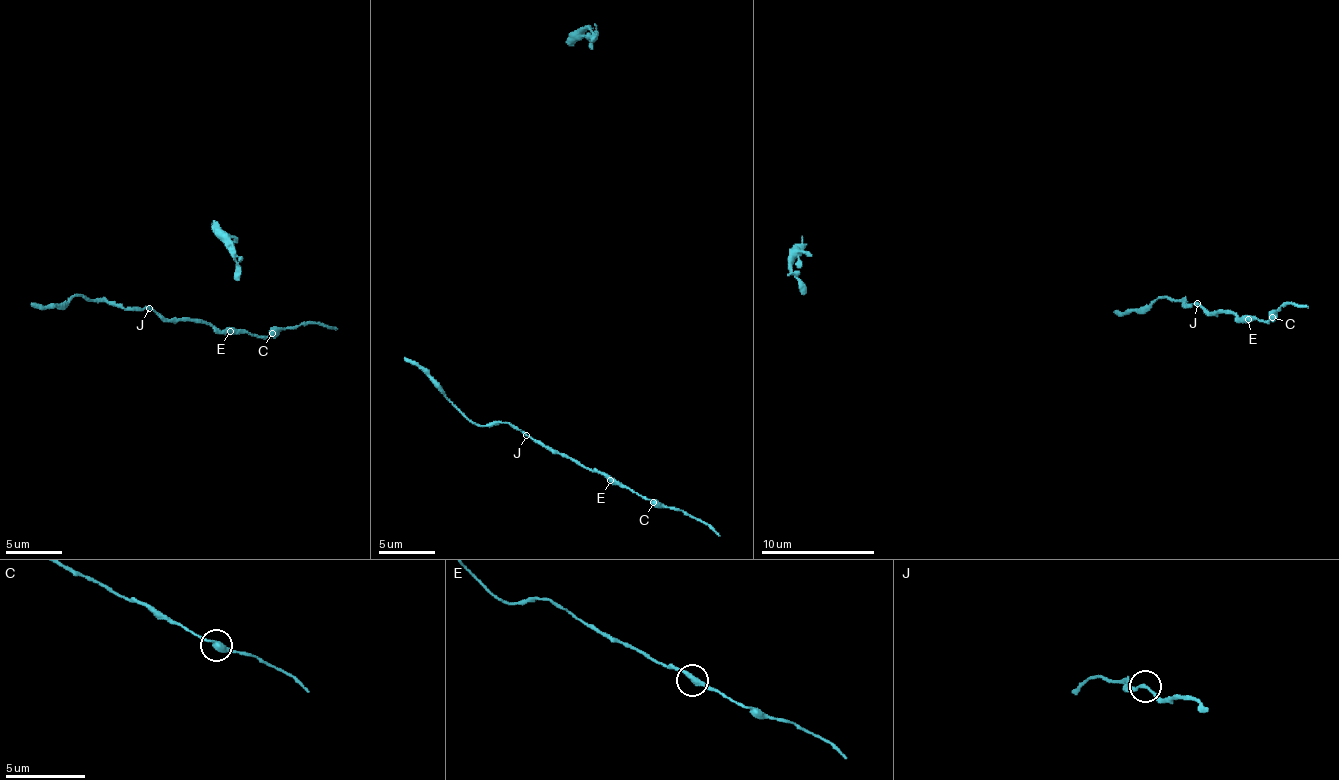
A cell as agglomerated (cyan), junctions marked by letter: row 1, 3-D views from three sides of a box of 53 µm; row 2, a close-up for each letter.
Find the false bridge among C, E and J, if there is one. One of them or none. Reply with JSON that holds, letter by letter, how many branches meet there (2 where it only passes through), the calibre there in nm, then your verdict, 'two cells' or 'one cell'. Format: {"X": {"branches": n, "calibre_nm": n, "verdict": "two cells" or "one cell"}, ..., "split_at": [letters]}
{"C": {"branches": 2, "calibre_nm": 400, "verdict": "two cells"}, "E": {"branches": 2, "calibre_nm": 360, "verdict": "one cell"}, "J": {"branches": 2, "calibre_nm": 130, "verdict": "one cell"}, "split_at": ["C"]}

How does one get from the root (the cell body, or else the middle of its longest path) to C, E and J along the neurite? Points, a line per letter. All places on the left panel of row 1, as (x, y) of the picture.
C: (38, 303), (65, 305), (86, 295), (150, 308), (169, 320), (271, 333)
E: (38, 303), (65, 305), (75, 295), (86, 295), (125, 307), (150, 308), (169, 320), (208, 322), (230, 331)
J: (38, 303), (43, 307), (65, 305), (75, 295), (125, 307), (150, 308)

